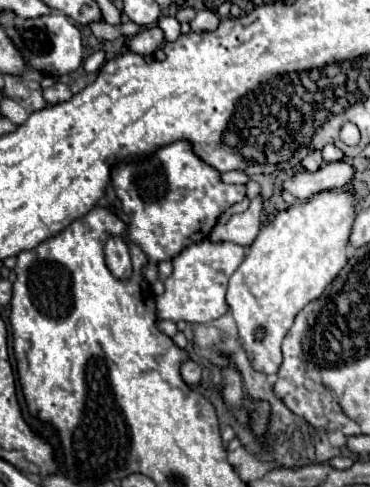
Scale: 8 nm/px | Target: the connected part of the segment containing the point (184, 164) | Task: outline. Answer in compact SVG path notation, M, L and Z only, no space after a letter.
M186 141L170 143L138 163L116 165L112 169L112 183L122 205L128 207L123 208L123 212L130 218L126 237L110 237L110 241L106 241L108 269L120 279L130 277L132 273L128 243L138 245L152 265L170 261L190 243L204 241L218 217L246 197L244 185L224 185L220 173L200 161Z

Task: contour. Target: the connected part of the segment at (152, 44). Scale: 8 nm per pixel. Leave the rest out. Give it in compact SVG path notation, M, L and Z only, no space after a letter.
M148 27L142 33L130 37L128 43L126 43L126 47L128 47L128 51L146 57L146 55L152 55L162 43L164 43L162 29L160 27Z

